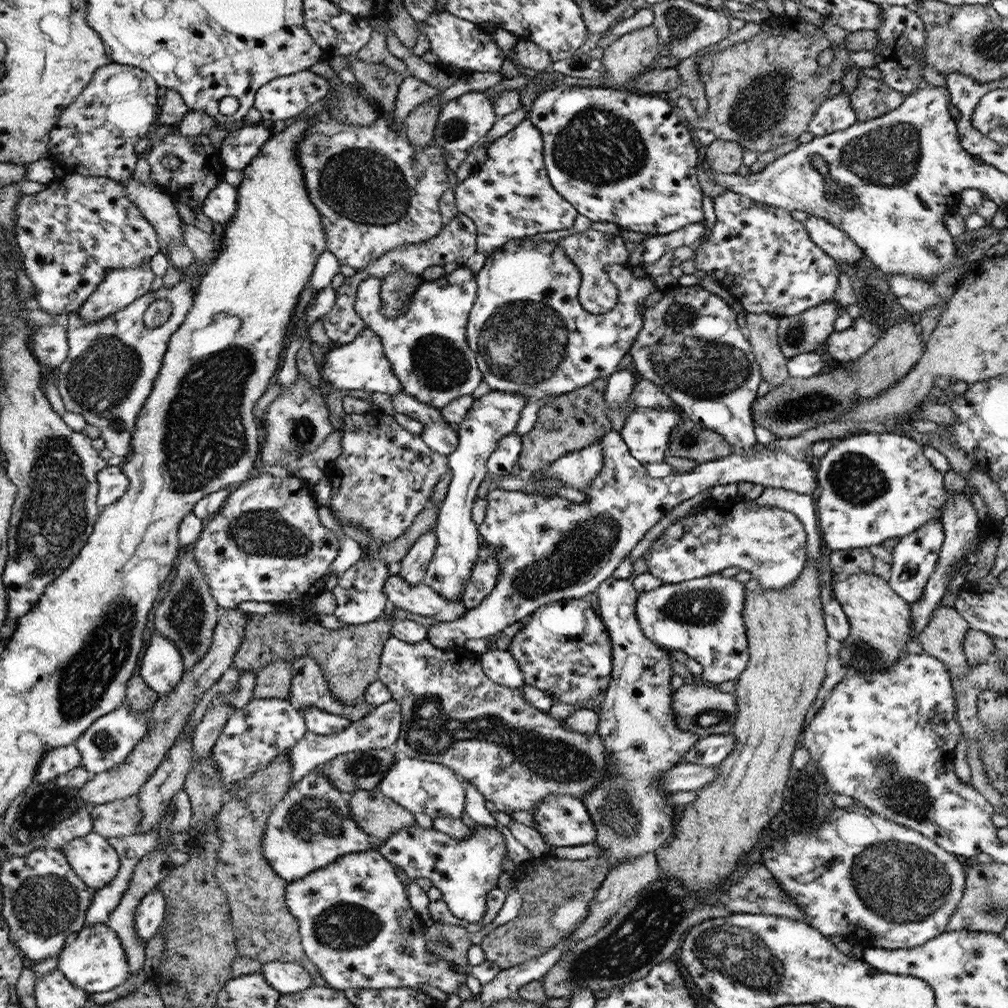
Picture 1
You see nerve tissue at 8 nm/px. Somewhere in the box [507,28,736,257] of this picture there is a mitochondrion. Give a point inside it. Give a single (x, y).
(598, 145)

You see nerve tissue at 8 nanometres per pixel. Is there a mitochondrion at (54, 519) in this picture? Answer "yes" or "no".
yes

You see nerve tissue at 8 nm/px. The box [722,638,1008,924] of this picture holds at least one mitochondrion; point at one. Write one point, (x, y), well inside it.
(892, 787)

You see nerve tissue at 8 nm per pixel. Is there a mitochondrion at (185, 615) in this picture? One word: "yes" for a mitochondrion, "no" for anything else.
yes

